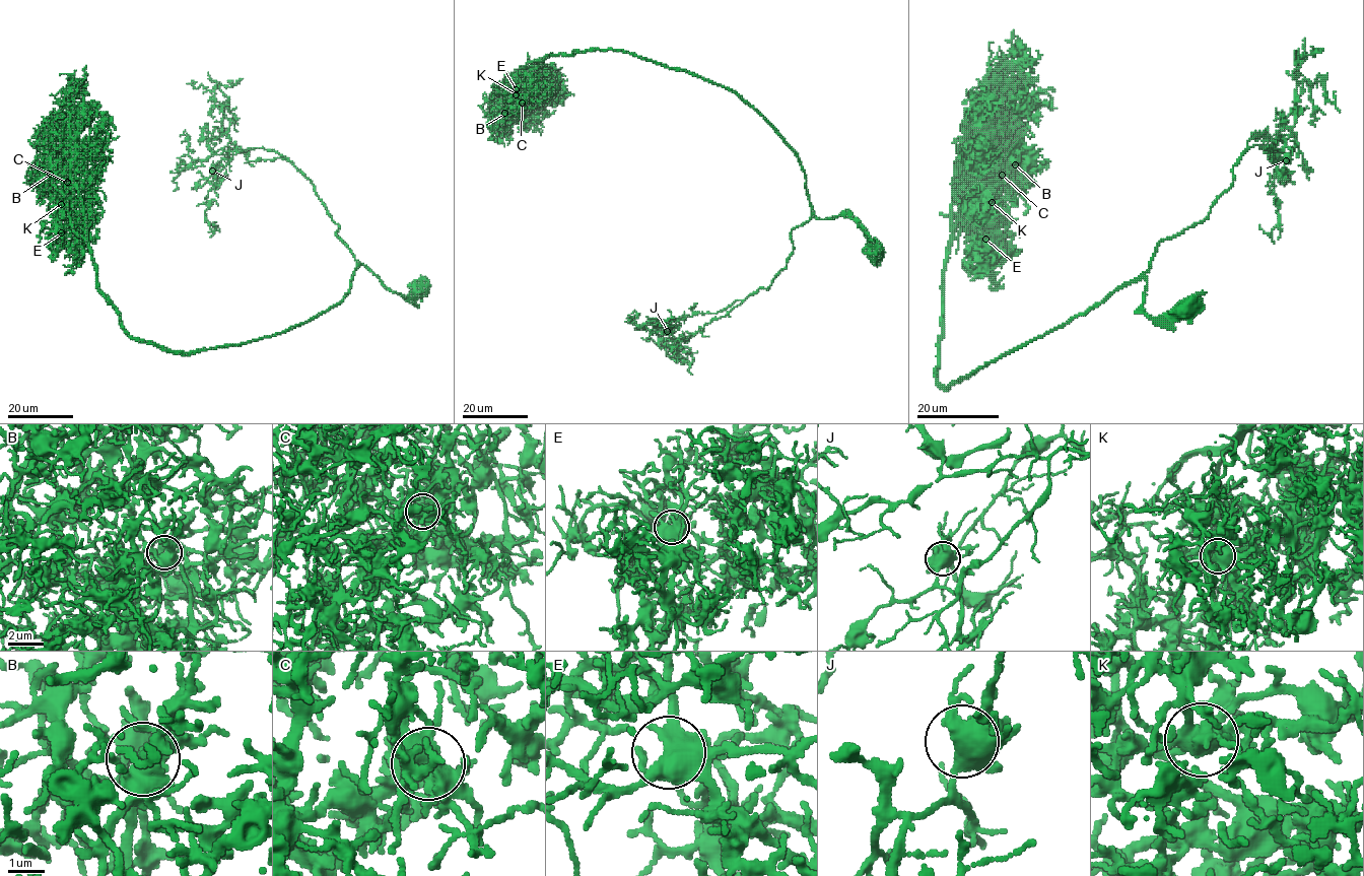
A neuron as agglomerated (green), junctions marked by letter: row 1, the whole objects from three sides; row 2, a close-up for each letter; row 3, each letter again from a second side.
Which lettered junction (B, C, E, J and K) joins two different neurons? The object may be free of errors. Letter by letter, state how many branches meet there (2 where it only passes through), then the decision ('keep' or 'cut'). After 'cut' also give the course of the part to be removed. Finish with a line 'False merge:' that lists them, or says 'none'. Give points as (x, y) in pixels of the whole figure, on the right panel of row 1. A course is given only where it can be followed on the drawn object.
B: 6 branches meet; keep
C: 7 branches meet; keep
E: 5 branches meet; keep
J: 7 branches meet; keep
K: 8 branches meet; keep
False merge: none

